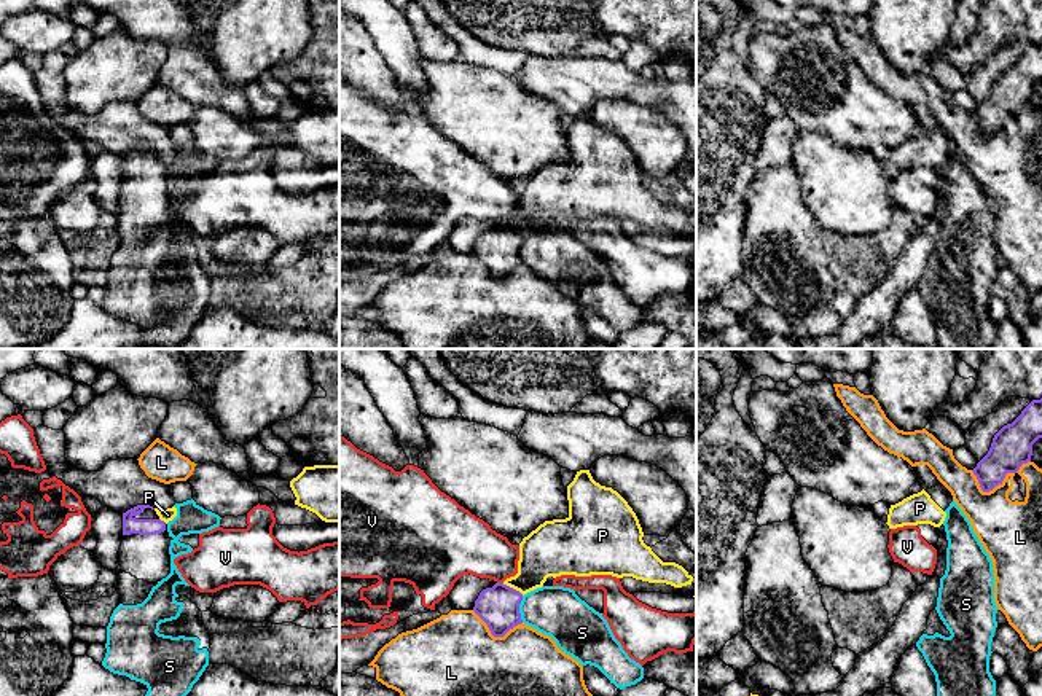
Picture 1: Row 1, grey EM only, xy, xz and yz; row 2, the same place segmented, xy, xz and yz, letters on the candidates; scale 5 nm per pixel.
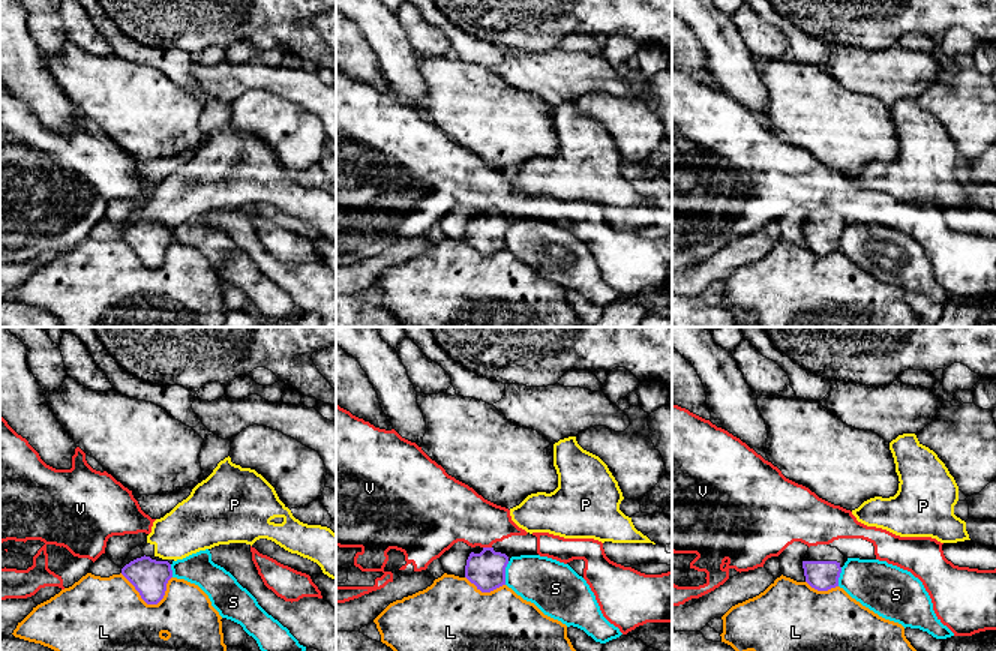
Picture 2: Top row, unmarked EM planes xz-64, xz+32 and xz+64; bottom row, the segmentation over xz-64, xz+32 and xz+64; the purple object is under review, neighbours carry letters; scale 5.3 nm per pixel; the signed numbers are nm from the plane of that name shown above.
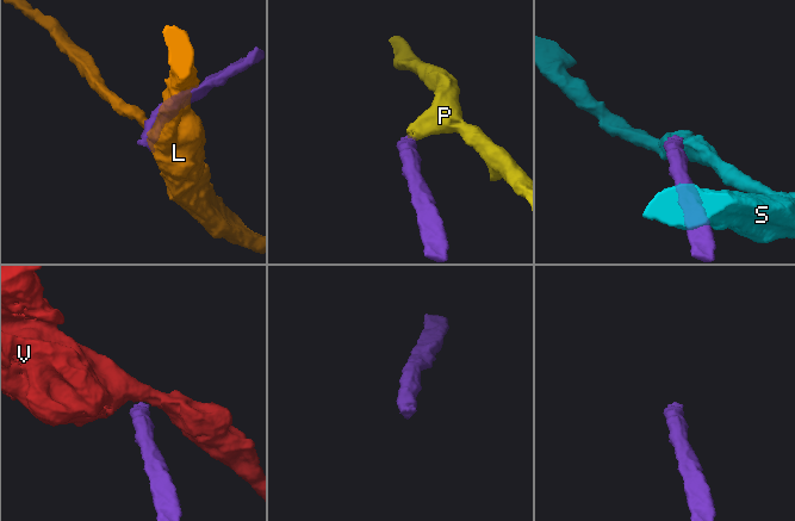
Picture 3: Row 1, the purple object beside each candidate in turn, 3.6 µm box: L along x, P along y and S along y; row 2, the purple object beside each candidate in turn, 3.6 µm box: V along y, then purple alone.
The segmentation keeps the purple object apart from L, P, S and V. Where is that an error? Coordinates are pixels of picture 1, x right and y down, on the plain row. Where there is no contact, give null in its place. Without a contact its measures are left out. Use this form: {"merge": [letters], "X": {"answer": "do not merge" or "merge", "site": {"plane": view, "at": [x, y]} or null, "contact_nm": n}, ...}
{"merge": [], "L": {"answer": "do not merge", "site": {"plane": "yz", "at": [996, 128]}, "contact_nm": 300}, "P": {"answer": "do not merge", "site": {"plane": "xz", "at": [512, 231]}, "contact_nm": 130}, "S": {"answer": "do not merge", "site": {"plane": "xz", "at": [518, 252]}, "contact_nm": 140}, "V": {"answer": "do not merge", "site": {"plane": "xz", "at": [501, 226]}, "contact_nm": 30}}

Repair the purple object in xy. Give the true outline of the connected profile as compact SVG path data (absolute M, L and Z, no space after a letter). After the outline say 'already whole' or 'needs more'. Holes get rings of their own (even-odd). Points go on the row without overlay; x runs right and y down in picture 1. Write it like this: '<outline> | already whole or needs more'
M137 148L123 156L119 190L119 247L142 247L153 229L170 217L170 182L167 167L150 148Z | needs more

